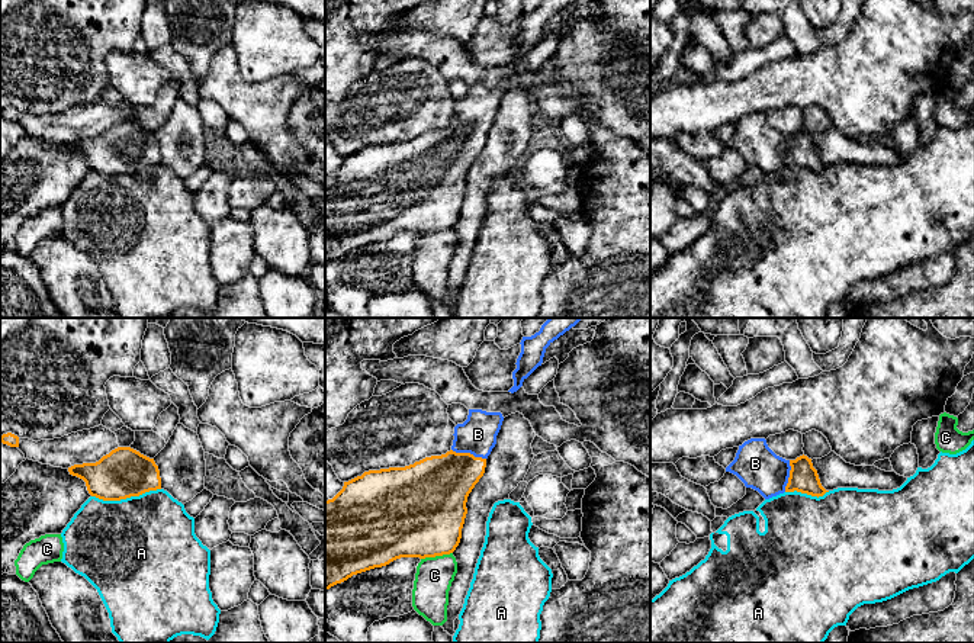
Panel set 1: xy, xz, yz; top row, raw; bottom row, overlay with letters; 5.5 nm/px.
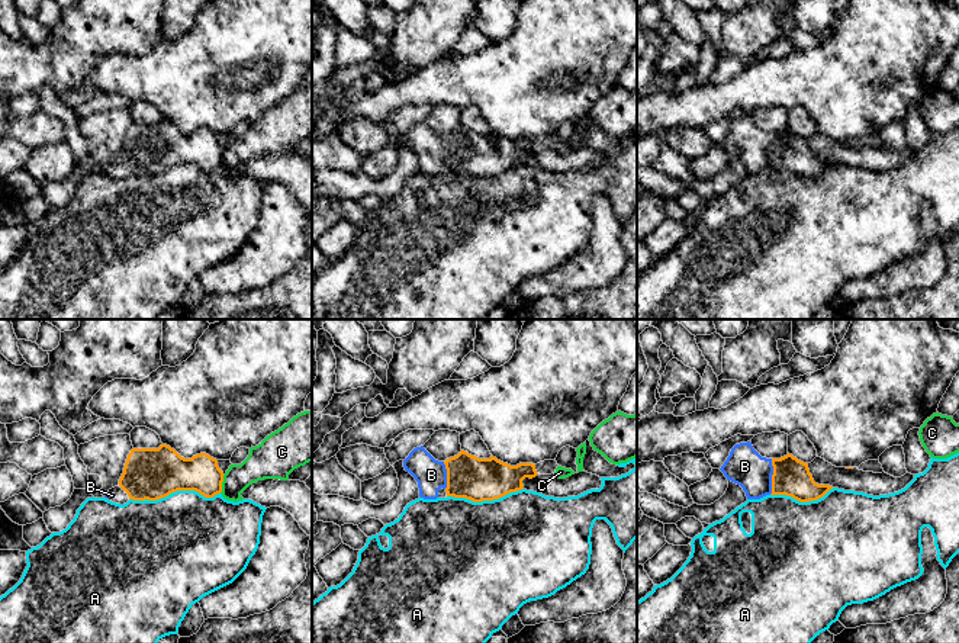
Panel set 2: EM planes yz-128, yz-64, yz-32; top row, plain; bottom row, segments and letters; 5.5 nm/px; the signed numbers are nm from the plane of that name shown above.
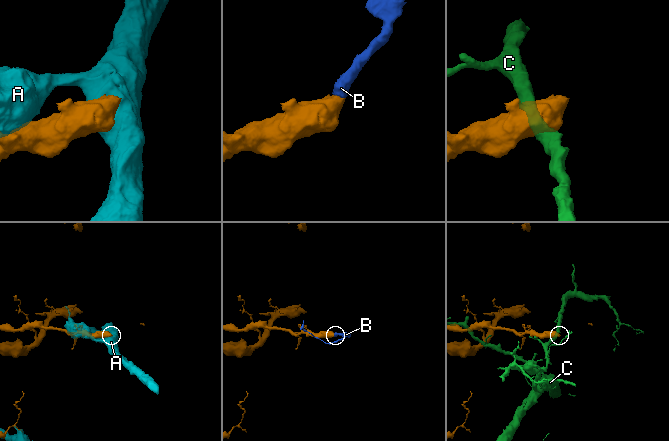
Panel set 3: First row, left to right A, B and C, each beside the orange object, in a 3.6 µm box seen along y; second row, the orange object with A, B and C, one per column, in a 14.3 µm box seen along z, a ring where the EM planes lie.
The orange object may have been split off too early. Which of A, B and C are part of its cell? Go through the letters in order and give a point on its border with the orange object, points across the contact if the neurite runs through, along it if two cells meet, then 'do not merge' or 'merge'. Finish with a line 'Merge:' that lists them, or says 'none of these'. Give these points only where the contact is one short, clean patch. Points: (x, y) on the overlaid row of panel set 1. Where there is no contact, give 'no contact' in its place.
A: contact xy (125, 498); do not merge
B: contact xz (469, 453); way xz (439, 486), (469, 453), (478, 434); merge
C: contact xz (436, 555); do not merge
Merge: B

